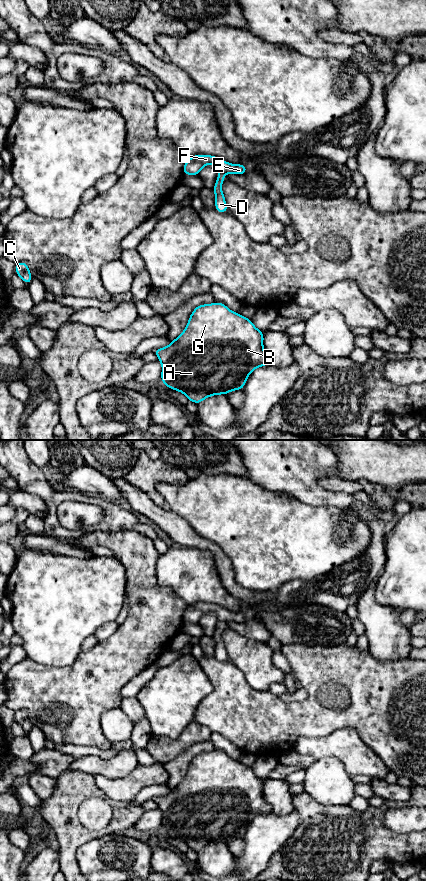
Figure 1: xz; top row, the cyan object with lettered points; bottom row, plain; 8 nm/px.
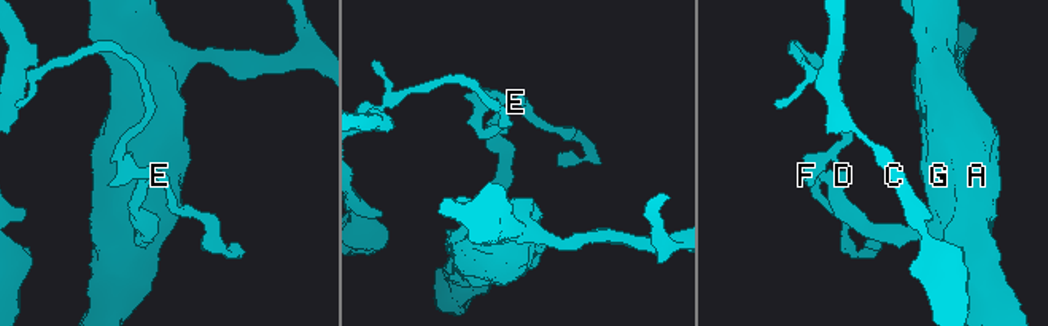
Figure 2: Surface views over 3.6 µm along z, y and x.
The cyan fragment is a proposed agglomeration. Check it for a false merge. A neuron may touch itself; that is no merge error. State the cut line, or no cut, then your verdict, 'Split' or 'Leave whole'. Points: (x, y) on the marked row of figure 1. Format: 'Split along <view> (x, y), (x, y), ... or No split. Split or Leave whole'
Split along xz (219, 173), (223, 175). Split

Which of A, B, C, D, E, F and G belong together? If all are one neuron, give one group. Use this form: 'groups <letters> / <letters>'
groups A B D G / C E F

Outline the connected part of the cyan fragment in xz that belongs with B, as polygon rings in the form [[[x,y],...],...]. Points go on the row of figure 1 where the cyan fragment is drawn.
[[[216,301],[198,304],[183,332],[168,346],[156,348],[153,352],[162,364],[163,384],[182,392],[188,401],[199,404],[213,395],[243,390],[252,371],[270,365],[271,358],[265,353],[263,341],[264,332],[257,329],[251,319]]]

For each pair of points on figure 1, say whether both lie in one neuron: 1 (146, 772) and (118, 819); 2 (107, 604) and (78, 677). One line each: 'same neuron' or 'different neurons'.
1: different neurons
2: different neurons

